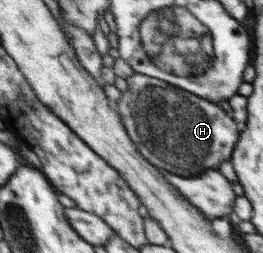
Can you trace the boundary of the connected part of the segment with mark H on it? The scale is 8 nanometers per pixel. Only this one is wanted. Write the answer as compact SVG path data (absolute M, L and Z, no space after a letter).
M137 72L126 82L127 90L117 101L122 125L137 152L155 168L193 179L209 169L218 170L223 161L230 160L242 125L237 124L219 105Z

